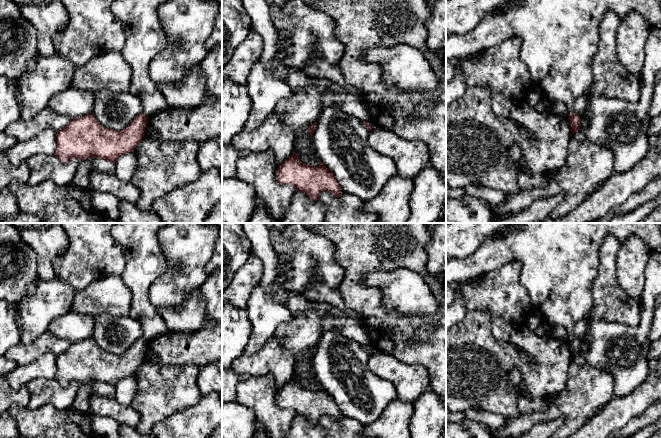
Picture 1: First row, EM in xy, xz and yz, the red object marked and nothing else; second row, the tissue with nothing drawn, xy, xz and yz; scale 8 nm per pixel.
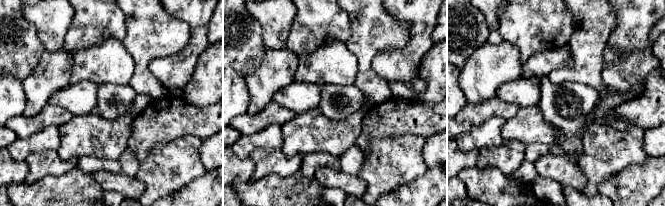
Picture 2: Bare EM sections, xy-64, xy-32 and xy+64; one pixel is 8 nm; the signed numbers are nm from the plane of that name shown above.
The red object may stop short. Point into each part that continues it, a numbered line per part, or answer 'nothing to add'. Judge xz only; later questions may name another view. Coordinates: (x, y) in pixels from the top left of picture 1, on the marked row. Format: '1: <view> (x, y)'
nothing to add

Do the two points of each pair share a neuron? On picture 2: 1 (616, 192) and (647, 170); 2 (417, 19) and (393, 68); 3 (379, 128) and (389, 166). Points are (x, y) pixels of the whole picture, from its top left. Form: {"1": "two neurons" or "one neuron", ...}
{"1": "one neuron", "2": "one neuron", "3": "two neurons"}

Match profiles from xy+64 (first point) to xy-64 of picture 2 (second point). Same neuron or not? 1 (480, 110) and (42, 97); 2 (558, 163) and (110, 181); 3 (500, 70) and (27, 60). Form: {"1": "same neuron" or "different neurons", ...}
{"1": "different neurons", "2": "same neuron", "3": "different neurons"}

